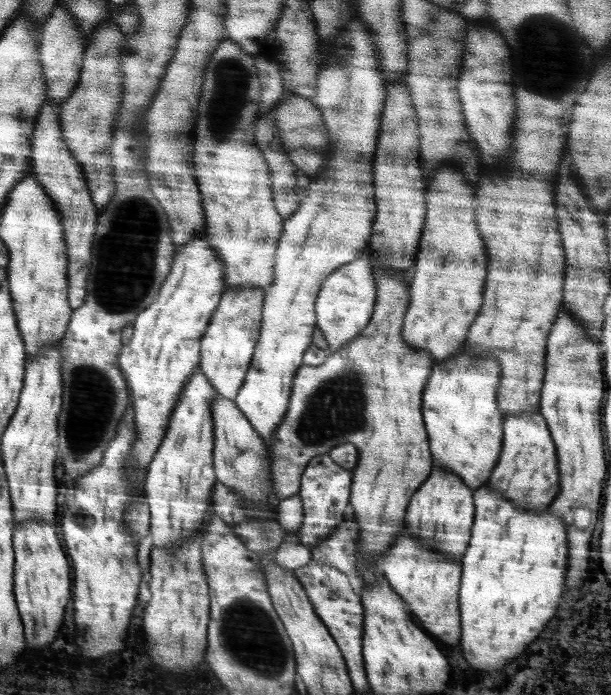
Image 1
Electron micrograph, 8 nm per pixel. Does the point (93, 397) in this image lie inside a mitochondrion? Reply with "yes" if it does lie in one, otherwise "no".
yes

